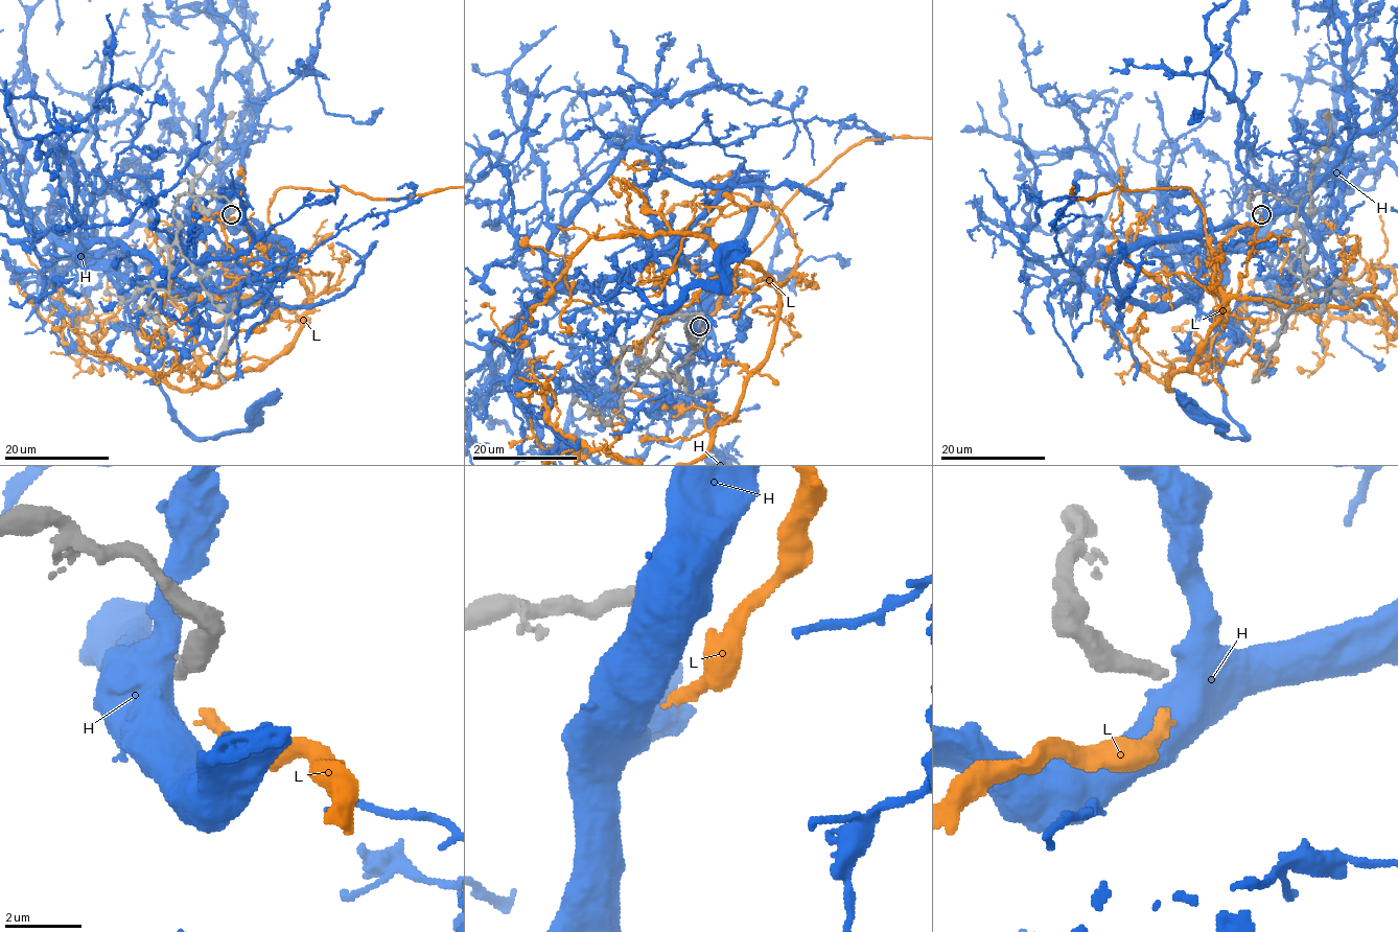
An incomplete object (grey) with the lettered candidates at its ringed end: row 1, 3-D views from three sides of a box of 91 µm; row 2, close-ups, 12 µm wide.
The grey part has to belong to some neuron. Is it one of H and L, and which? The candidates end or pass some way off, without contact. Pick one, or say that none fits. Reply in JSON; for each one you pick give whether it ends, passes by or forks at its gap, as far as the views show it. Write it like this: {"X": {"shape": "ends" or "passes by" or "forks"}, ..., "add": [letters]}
{"add": []}

